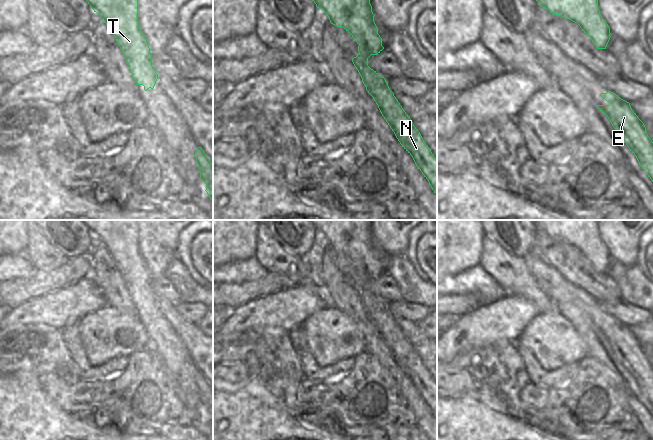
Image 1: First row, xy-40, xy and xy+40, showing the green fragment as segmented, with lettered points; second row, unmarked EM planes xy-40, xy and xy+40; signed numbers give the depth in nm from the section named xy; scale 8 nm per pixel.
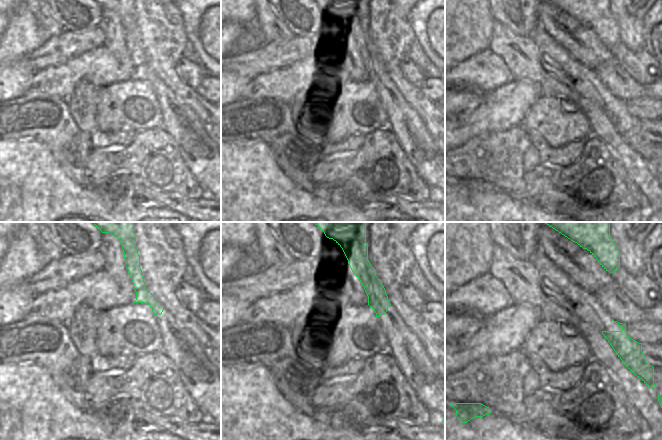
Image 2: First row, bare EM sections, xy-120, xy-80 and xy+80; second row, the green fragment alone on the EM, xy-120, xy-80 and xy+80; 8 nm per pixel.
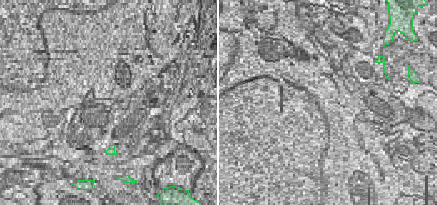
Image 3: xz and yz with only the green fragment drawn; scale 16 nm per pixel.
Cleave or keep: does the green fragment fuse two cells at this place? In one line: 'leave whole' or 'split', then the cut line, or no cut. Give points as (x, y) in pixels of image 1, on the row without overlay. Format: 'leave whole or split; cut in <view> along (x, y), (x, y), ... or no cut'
split; cut in xy along (386, 306), (379, 307), (372, 320)

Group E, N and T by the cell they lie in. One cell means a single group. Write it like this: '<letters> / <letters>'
E N / T

